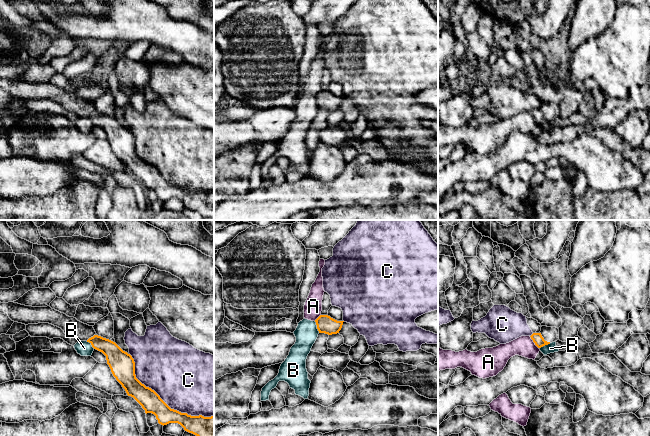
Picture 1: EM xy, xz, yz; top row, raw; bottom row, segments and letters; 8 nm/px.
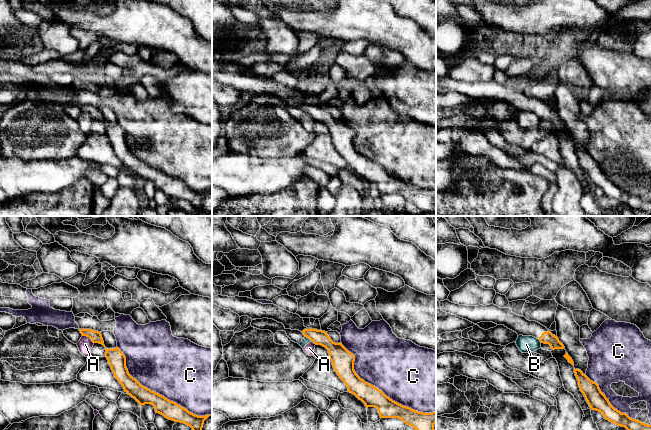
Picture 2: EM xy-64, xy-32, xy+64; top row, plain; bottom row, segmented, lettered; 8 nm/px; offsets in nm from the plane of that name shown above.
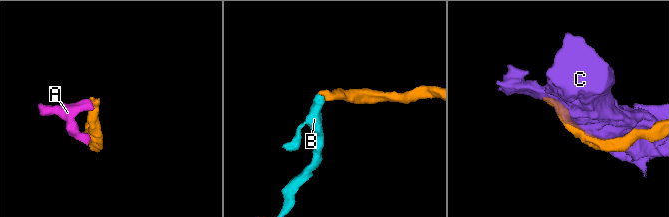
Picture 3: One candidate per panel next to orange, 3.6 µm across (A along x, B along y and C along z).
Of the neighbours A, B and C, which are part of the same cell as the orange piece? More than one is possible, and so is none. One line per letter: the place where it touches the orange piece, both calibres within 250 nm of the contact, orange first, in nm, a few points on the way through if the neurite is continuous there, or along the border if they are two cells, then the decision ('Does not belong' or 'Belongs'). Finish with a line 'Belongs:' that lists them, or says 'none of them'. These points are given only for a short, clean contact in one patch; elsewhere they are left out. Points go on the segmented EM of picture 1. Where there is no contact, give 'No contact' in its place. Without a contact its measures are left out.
A: Touches orange at yz (533, 341). Thickness 90 nm (orange) against 160 nm. Boundary: yz (529, 336), (538, 348). Does not belong
B: Touches orange at xz (317, 327). Thickness 140 nm (orange) against 190 nm. Boundary: xz (314, 321), (319, 332). Does not belong
C: Touches orange at xy (162, 400). Thickness 160 nm (orange) against 500 nm. Does not belong
Belongs: none of them

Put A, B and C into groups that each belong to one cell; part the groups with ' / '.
A B / C

